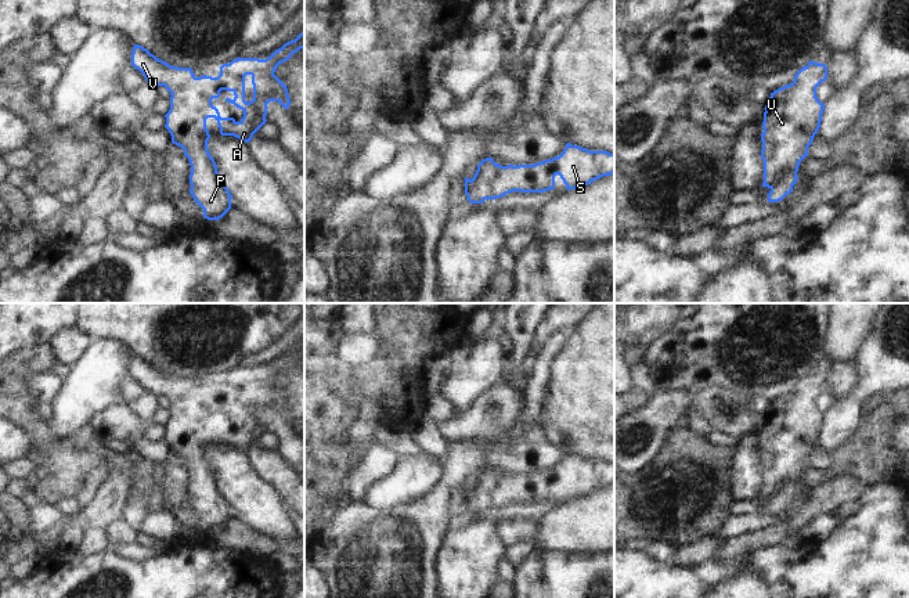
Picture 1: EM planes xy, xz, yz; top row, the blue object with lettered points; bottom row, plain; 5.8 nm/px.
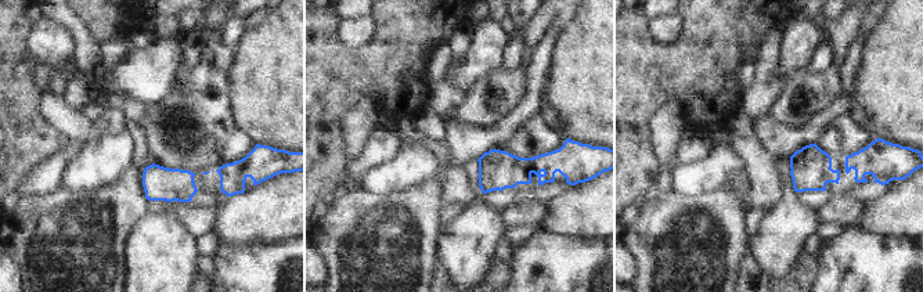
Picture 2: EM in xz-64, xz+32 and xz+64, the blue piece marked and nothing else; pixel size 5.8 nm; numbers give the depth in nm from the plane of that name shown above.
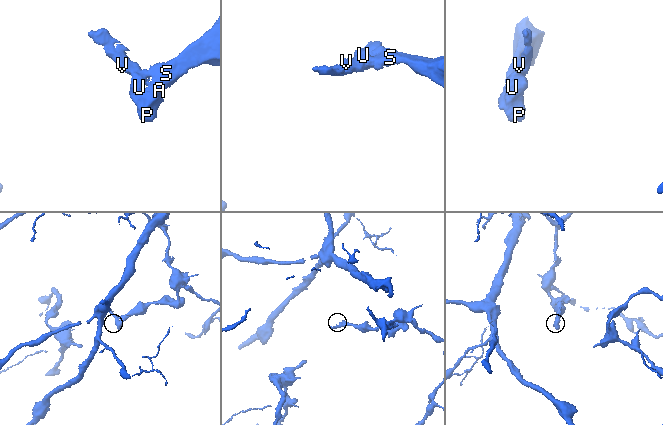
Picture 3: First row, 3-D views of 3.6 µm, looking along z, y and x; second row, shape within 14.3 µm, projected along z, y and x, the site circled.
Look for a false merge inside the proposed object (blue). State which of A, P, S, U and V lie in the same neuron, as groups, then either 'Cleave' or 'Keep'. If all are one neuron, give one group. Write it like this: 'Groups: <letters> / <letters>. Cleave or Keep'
Groups: A P S U V. Keep

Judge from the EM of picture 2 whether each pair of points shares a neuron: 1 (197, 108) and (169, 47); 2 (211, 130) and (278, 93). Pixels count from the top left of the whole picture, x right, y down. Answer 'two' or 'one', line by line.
1: two
2: two

